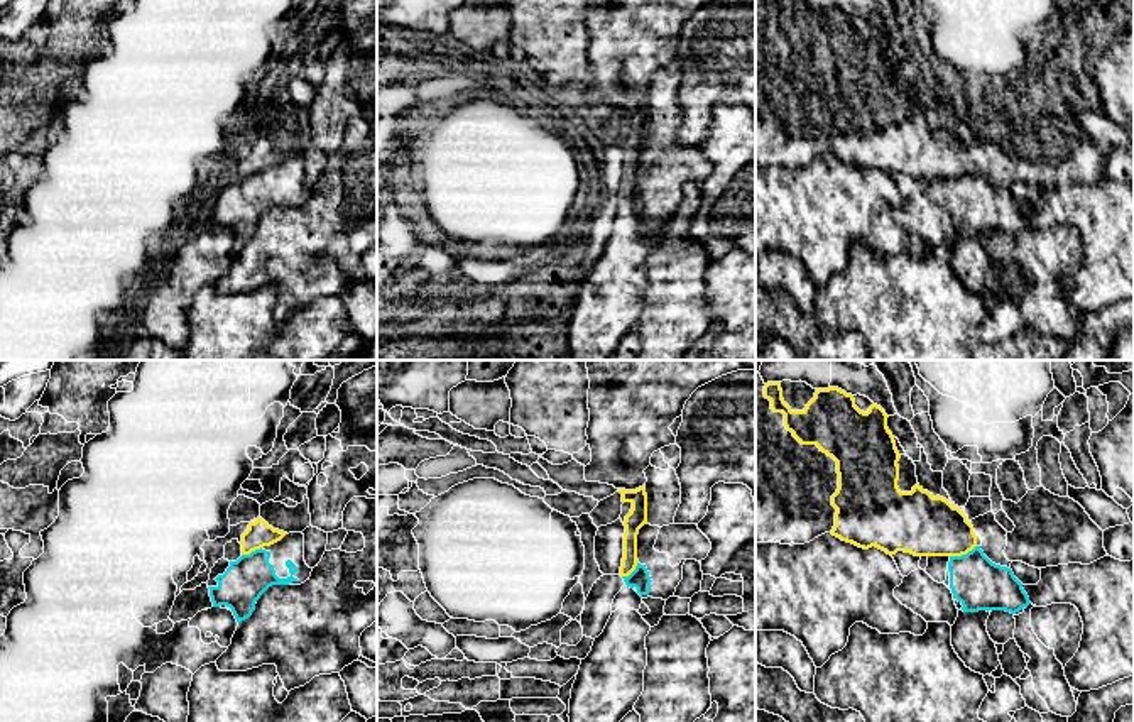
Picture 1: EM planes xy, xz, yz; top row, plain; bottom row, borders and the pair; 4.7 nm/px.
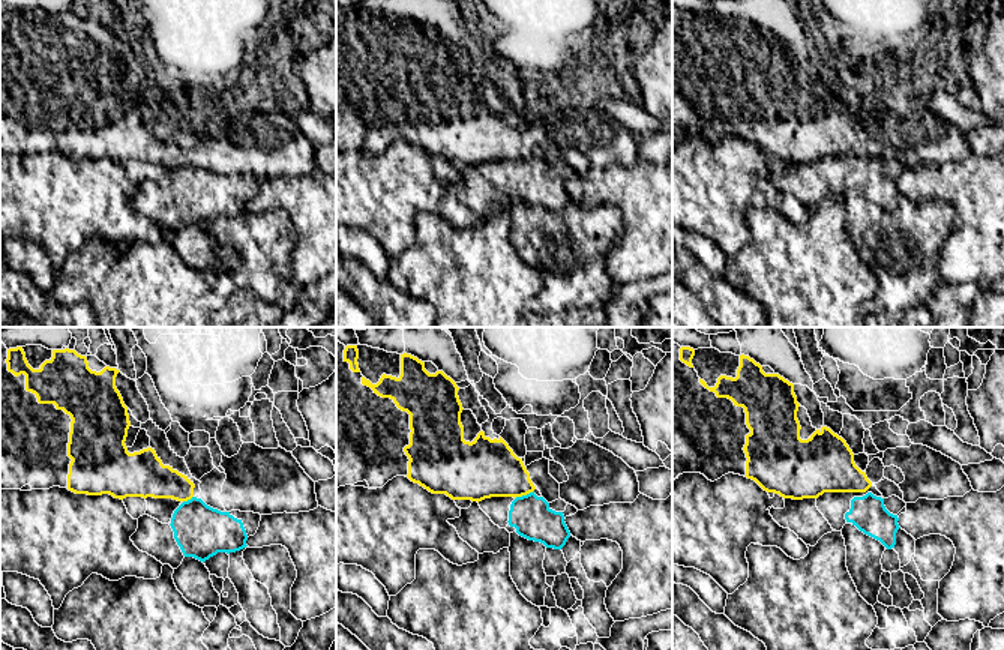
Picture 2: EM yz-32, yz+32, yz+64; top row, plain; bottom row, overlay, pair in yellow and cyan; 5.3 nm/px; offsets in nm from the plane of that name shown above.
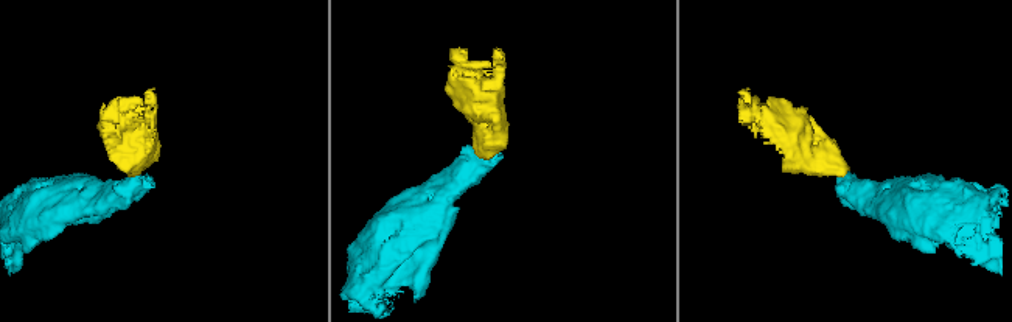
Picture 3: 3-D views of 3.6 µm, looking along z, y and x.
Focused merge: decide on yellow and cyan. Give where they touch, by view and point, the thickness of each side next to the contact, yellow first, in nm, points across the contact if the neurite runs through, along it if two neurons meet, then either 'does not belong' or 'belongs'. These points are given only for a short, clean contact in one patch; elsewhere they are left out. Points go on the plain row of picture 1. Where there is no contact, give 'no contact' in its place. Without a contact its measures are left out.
contact yz (962, 175); calibres 300 and 240 nm; border yz (975, 166), (965, 175), (950, 178); does not belong

